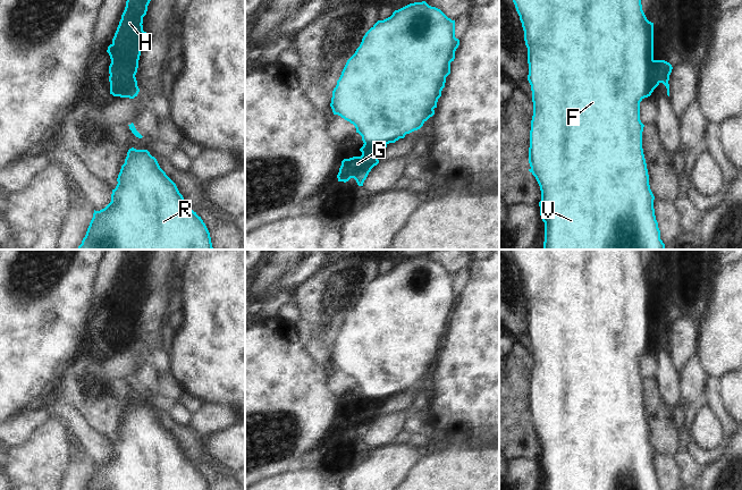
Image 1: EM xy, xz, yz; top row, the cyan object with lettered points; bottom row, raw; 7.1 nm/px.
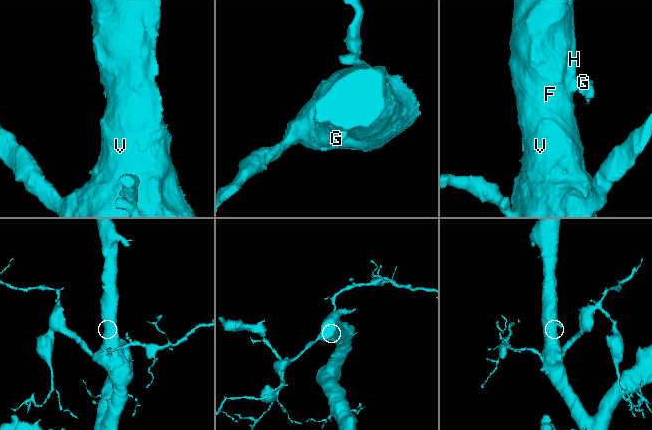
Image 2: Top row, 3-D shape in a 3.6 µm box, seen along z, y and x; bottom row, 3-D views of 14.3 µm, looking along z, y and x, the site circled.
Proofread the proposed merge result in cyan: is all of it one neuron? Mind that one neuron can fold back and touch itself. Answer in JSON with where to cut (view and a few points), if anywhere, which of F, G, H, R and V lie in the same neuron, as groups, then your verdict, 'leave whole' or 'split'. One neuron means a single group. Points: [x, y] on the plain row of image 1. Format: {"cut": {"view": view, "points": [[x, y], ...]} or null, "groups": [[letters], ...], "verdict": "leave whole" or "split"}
{"cut": {"view": "yz", "points": [[654, 314], [648, 321], [648, 345], [650, 347]]}, "groups": [["F", "H", "R", "V"], ["G"]], "verdict": "split"}

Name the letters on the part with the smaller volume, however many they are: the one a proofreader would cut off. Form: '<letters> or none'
G

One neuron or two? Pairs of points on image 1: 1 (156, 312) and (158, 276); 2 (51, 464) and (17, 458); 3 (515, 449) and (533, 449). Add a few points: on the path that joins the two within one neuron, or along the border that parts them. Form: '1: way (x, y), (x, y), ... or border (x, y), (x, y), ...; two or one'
1: border (173, 267), (167, 279), (159, 287), (149, 292); two
2: way (43, 463), (25, 463); one
3: way (520, 449), (529, 449); one

